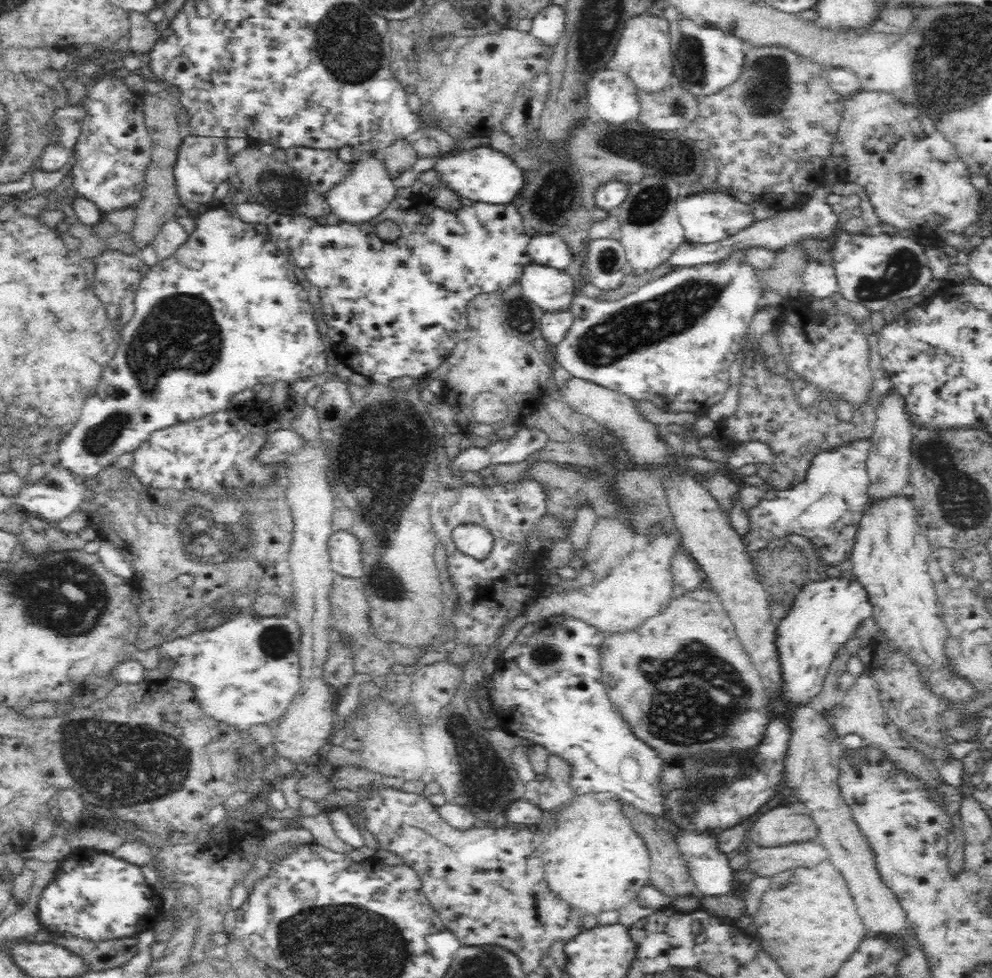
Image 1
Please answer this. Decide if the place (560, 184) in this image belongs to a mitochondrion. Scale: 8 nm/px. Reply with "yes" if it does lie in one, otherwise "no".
yes

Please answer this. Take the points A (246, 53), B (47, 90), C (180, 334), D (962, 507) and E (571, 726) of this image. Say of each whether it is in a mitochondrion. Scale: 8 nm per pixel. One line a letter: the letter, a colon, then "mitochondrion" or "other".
A: other
B: other
C: mitochondrion
D: mitochondrion
E: other

